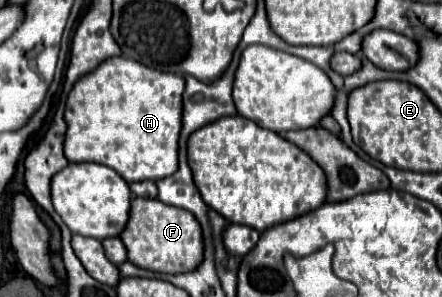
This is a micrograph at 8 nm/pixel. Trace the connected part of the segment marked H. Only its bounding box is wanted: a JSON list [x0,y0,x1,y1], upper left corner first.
[64,57,186,183]

